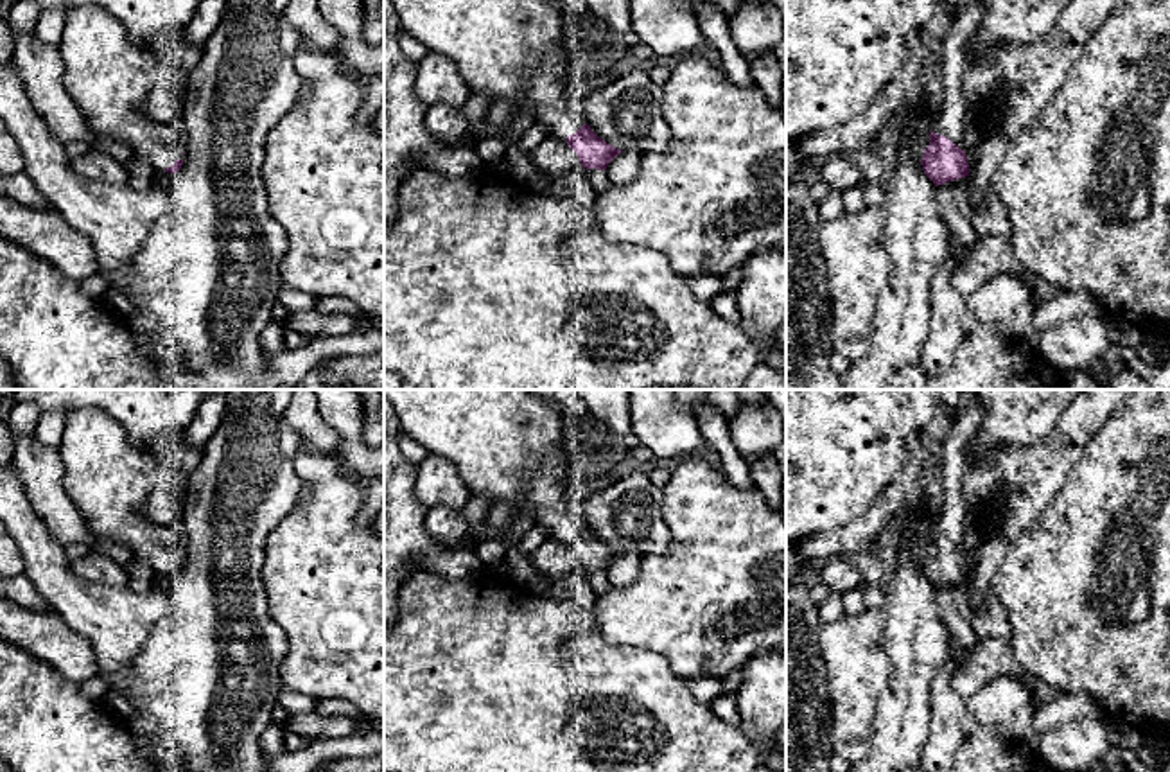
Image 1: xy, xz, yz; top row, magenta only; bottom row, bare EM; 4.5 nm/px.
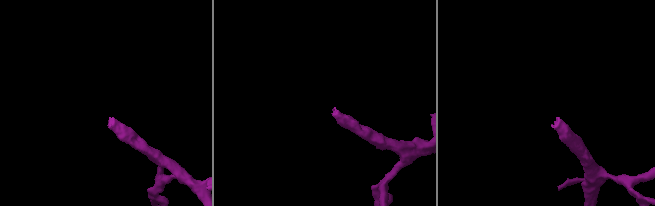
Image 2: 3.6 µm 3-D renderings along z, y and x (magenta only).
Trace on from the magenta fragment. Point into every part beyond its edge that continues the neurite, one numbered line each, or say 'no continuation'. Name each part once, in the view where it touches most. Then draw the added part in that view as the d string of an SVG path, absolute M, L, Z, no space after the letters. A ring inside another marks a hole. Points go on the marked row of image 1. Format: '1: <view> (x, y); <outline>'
1: yz (917, 140); M930 131L926 133L912 133L904 138L906 145L912 145L915 149L915 154L919 160L922 160L924 149L930 145Z

